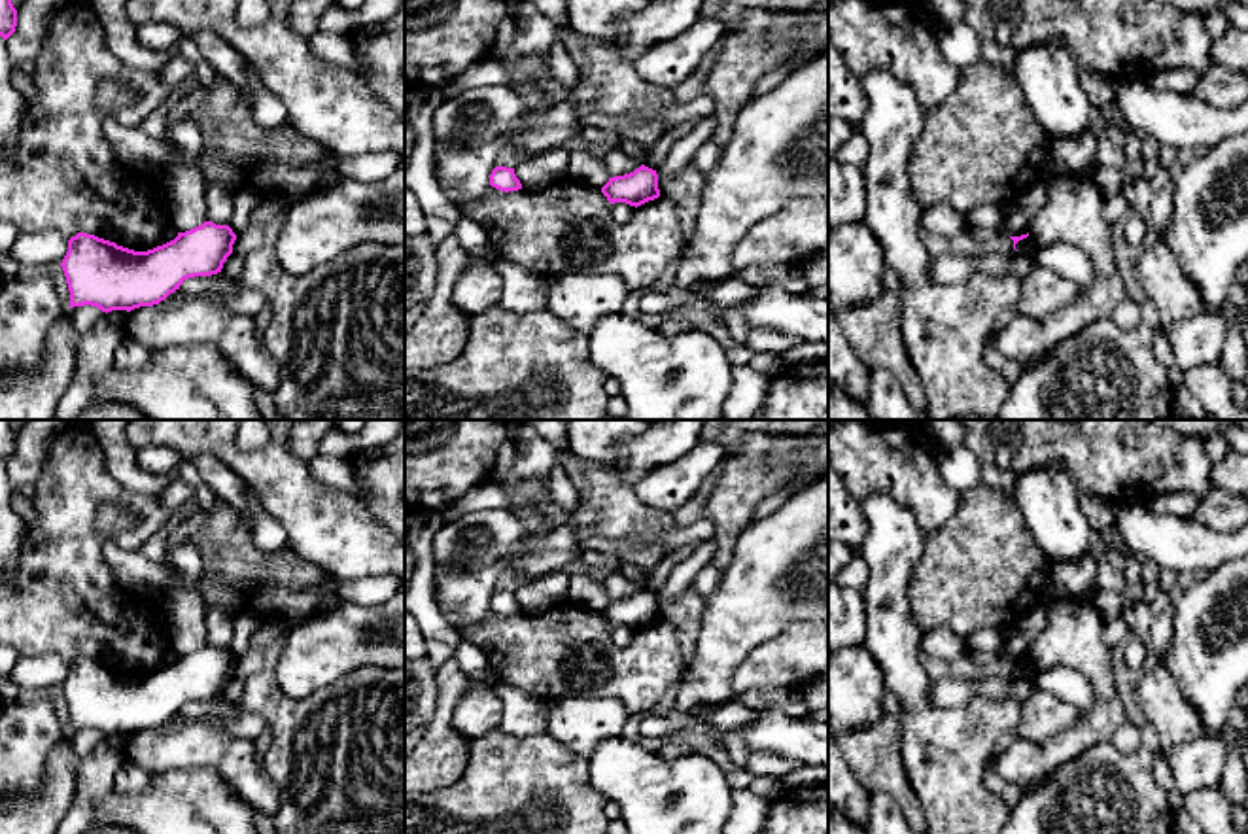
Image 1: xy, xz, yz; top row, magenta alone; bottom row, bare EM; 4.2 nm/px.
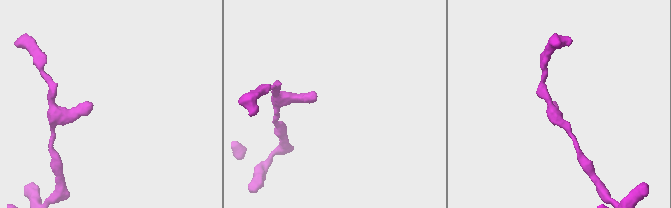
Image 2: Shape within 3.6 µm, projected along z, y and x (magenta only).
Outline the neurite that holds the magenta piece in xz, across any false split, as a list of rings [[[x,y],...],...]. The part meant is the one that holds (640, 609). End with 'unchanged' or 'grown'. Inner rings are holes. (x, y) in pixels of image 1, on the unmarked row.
[[[641,588],[630,598],[609,601],[601,611],[601,617],[611,628],[626,626],[630,630],[641,630],[660,620],[656,594]]] | unchanged

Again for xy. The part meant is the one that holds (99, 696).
[[[212,645],[147,675],[78,656],[61,686],[70,732],[91,728],[108,738],[159,728],[187,702],[221,696],[234,664],[229,649]]] | unchanged

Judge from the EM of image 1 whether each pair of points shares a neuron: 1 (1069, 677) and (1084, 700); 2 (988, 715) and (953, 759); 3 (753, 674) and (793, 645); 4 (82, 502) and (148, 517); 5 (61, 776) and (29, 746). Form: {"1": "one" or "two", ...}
{"1": "one", "2": "one", "3": "one", "4": "one", "5": "two"}

